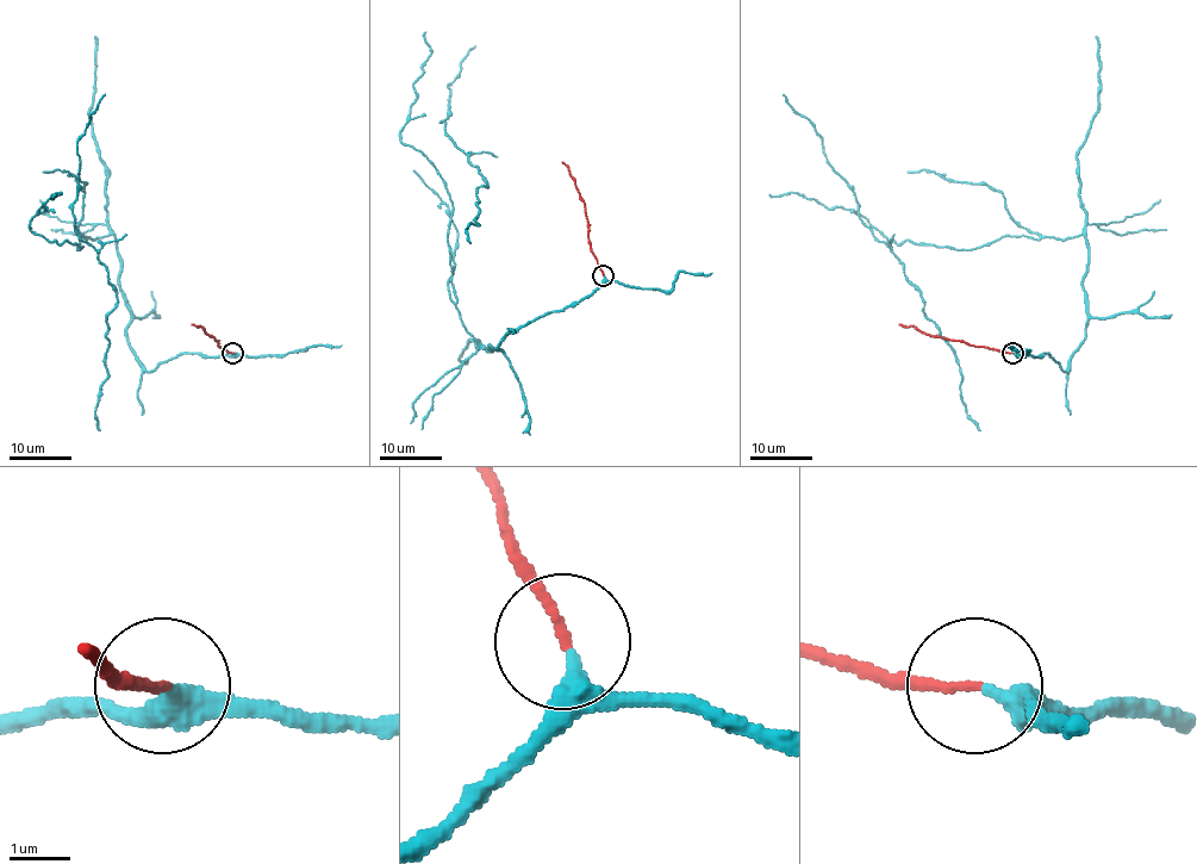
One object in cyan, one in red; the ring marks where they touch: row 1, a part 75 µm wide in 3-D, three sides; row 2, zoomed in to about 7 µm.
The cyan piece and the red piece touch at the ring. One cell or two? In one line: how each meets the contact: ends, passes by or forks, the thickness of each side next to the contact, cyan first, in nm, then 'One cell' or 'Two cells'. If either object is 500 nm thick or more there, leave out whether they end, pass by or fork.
At the ring cyan passes by. At the ring red ends. Thickness 280 nm (cyan) against 140 nm. One cell

